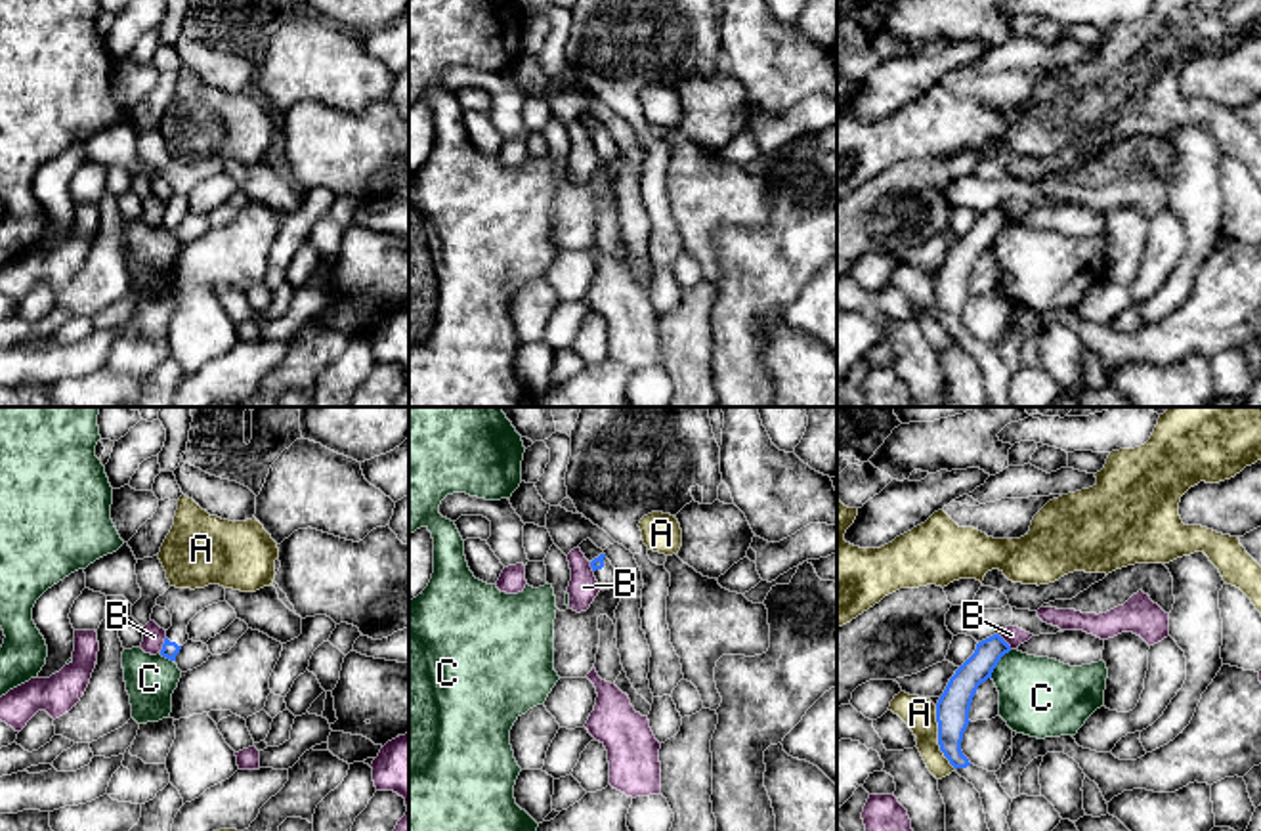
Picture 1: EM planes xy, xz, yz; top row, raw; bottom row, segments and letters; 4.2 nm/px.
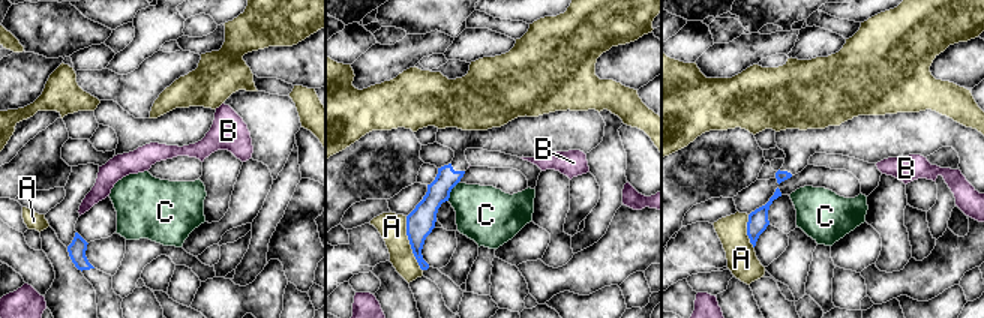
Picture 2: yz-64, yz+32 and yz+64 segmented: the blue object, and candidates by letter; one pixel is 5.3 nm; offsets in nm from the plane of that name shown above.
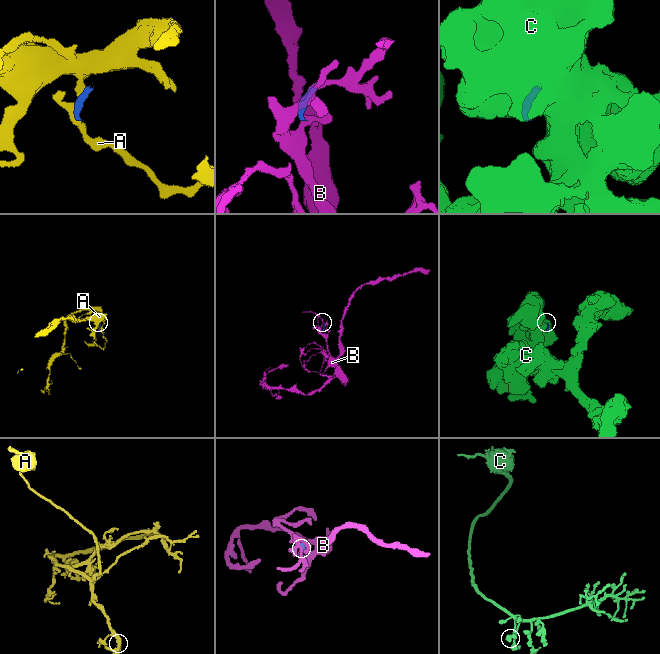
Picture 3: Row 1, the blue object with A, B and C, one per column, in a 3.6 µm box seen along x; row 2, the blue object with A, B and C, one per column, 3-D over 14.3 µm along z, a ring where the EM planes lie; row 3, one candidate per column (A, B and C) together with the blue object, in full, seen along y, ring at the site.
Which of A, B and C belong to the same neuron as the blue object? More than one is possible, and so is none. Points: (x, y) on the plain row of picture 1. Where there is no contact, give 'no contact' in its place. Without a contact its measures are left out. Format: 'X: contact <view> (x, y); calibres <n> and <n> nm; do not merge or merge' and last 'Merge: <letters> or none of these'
A: contact yz (939, 310); calibres 140 and 140 nm; do not merge
B: contact xy (163, 216); calibres 70 and 100 nm; do not merge
C: contact yz (998, 234); calibres 130 and 340 nm; do not merge
Merge: none of these

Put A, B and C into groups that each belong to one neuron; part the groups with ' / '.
A / B / C

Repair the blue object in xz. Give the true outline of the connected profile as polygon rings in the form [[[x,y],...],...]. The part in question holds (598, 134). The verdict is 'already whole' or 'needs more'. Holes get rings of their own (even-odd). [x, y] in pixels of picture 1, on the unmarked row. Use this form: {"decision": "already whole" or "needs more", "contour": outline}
{"decision": "needs more", "contour": [[[600,126],[598,130],[594,130],[590,134],[590,139],[602,162],[609,162],[619,157],[619,147],[611,138],[611,134],[606,130],[606,126]]]}

